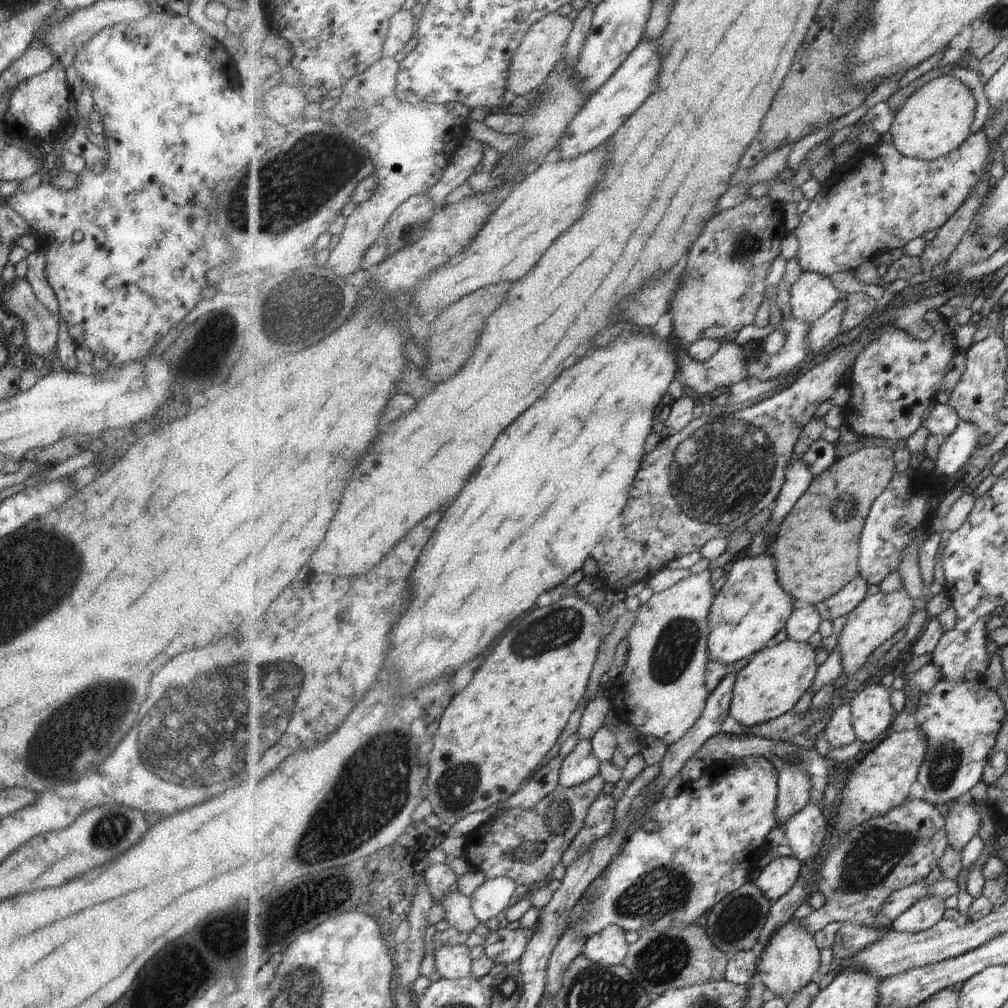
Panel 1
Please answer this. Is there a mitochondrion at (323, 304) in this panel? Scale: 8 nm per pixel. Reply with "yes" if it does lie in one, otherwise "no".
yes

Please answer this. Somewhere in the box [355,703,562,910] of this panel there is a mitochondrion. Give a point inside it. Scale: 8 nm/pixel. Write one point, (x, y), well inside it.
(457, 787)

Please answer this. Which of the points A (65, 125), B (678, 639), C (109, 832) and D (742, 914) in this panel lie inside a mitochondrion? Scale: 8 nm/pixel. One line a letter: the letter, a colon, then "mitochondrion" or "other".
A: other
B: mitochondrion
C: mitochondrion
D: mitochondrion

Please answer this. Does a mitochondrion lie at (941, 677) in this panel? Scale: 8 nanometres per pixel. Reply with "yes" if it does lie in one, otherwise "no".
no

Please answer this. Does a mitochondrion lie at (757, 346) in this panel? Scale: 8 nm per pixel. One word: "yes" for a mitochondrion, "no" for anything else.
no

